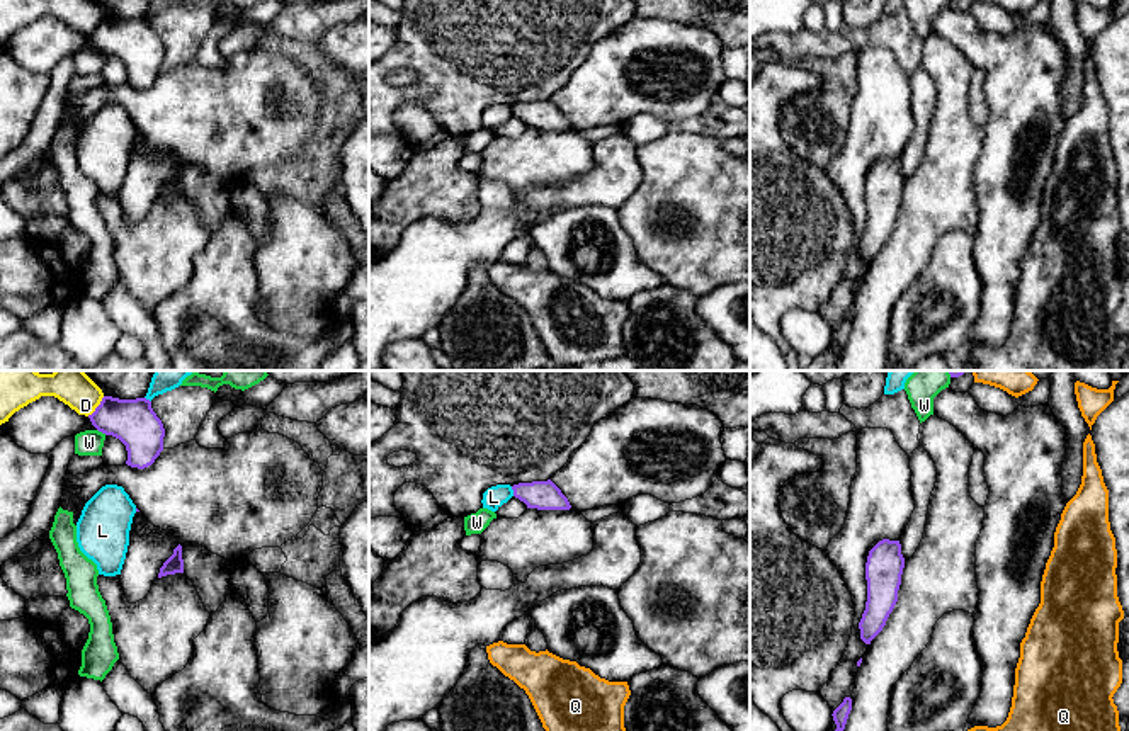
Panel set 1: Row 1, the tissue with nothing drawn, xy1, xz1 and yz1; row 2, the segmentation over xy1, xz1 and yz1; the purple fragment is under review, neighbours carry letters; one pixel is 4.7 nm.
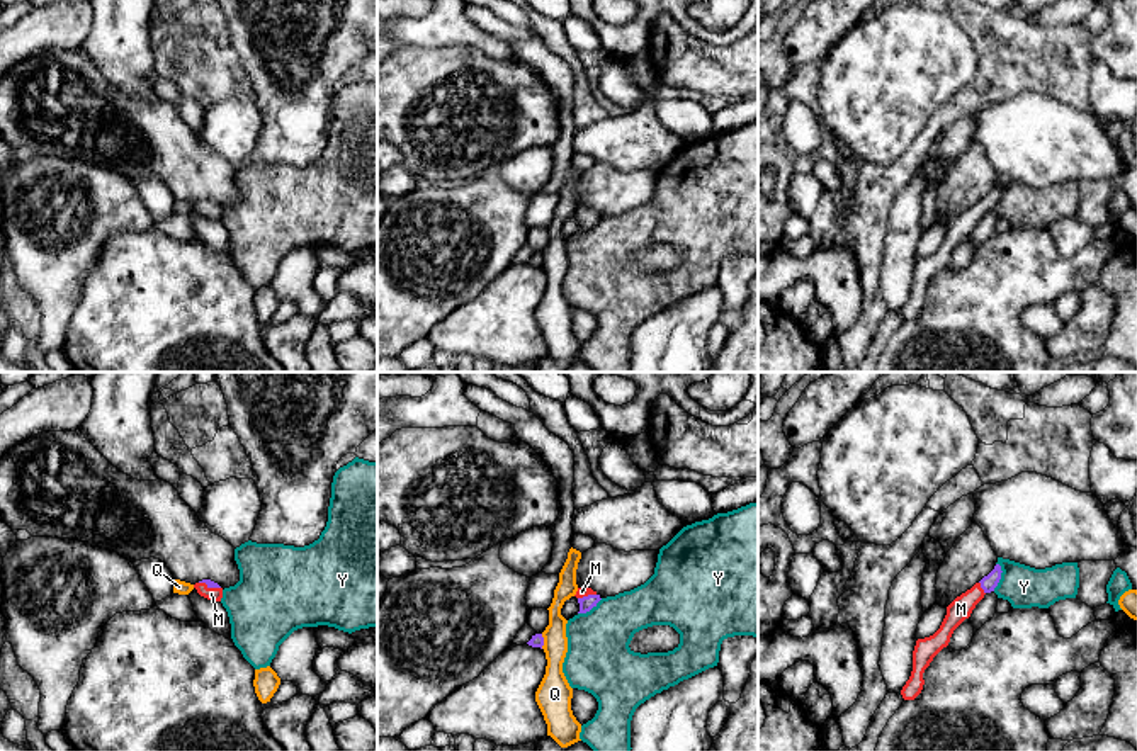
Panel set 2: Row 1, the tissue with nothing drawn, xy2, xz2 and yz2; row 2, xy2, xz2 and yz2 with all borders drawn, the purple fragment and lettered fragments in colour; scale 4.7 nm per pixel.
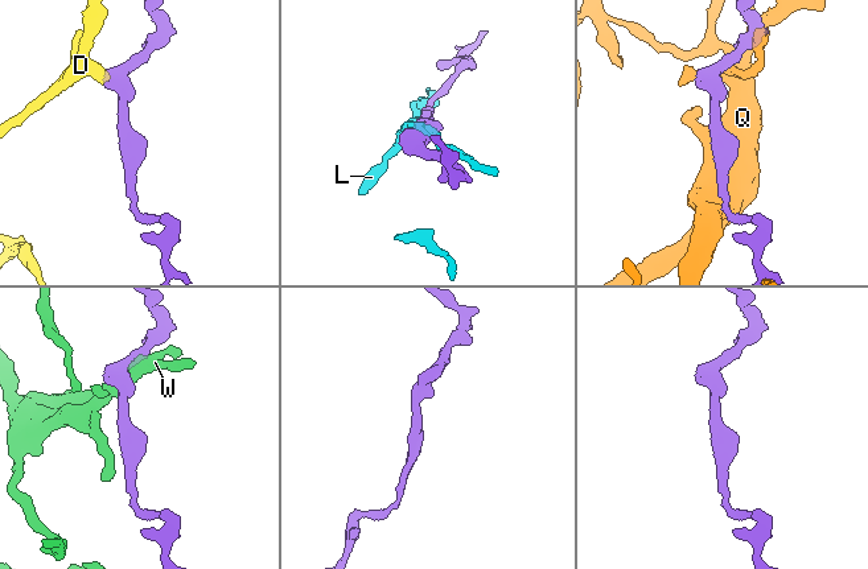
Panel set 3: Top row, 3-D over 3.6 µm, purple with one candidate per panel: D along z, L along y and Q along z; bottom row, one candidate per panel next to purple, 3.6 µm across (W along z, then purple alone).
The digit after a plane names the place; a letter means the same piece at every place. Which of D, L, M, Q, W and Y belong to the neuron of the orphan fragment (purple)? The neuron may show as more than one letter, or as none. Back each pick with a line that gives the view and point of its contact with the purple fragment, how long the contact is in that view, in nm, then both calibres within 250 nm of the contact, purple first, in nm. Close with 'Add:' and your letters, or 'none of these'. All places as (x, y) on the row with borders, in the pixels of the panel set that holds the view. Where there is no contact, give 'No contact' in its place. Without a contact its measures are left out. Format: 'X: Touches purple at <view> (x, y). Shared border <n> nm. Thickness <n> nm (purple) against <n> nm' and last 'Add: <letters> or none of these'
Add: none of these

